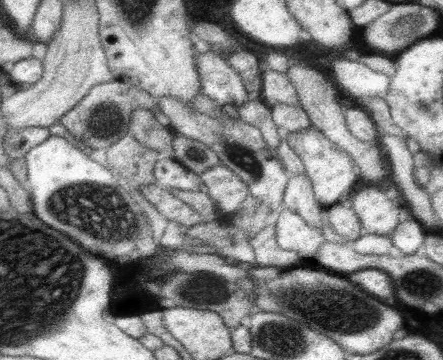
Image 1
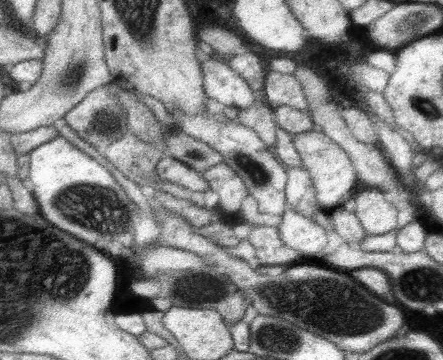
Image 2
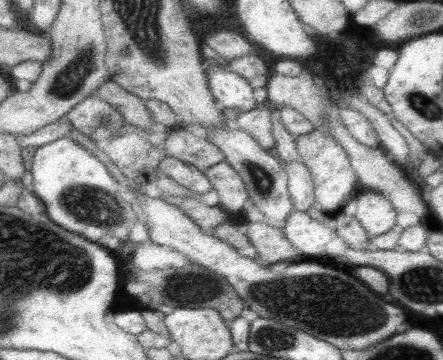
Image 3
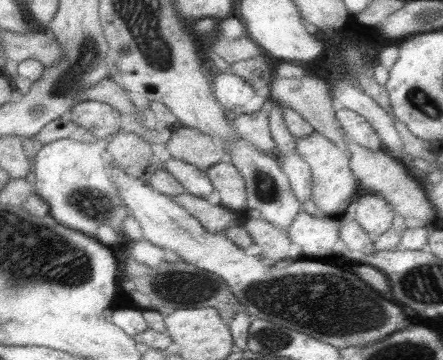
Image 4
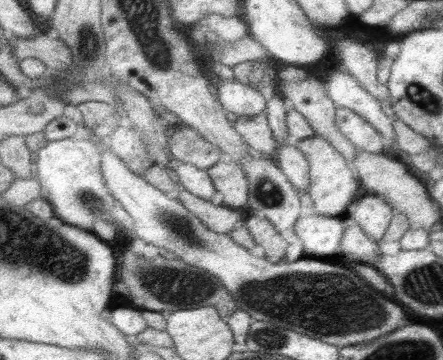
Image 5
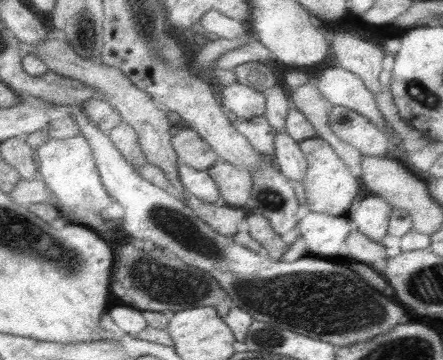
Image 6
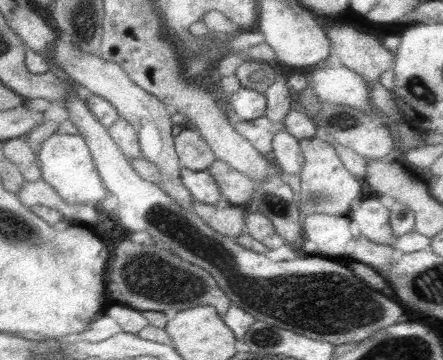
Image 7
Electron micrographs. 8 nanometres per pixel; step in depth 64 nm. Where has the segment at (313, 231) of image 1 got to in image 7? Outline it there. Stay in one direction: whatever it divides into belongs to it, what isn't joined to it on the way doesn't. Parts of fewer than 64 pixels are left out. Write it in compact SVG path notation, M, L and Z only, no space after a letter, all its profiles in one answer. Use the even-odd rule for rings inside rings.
M305 214L303 220L303 252L321 254L321 256L339 256L343 254L347 242L353 238L351 228L353 222L347 216L329 216L329 214Z

